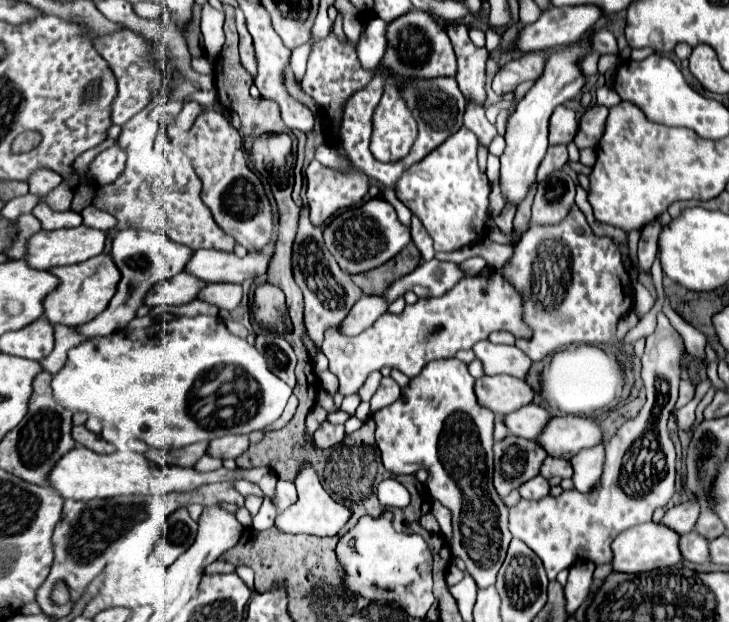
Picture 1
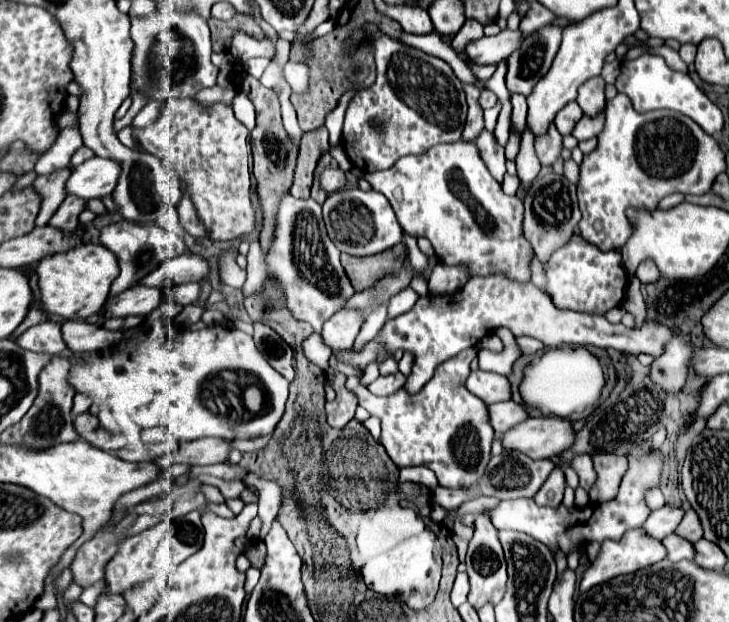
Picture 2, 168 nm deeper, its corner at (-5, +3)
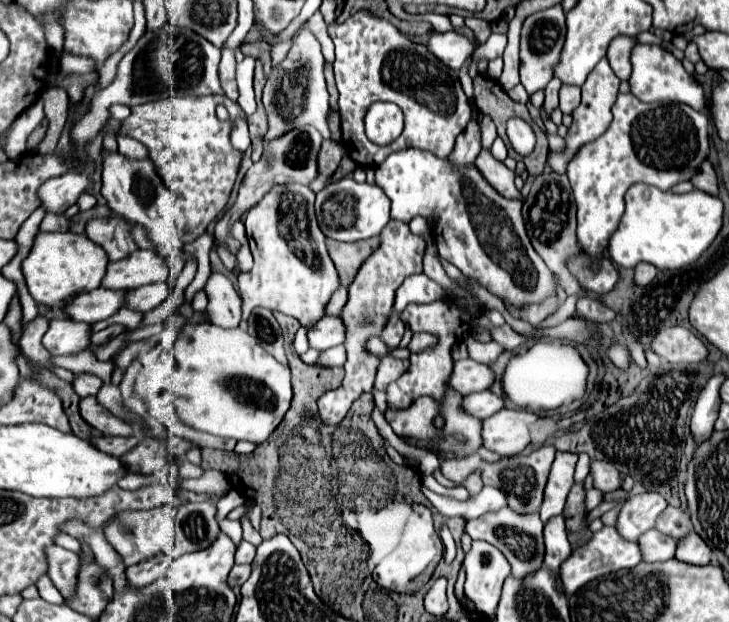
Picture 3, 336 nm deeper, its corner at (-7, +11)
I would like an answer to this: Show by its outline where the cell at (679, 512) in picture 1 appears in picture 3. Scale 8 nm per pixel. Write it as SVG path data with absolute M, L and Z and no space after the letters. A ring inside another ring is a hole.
M655 491L633 495L621 505L615 529L625 541L637 541L645 531L653 529L665 507L667 501Z

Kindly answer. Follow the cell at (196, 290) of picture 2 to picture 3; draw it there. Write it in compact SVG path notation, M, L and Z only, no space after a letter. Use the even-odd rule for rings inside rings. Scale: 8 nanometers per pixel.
M153 283L153 285L143 285L139 289L127 291L123 307L139 313L147 313L161 305L167 297L171 295L171 287L167 283Z

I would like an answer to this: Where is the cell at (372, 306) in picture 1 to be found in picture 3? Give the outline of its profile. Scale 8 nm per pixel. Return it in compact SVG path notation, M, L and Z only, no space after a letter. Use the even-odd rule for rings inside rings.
M325 315L323 319L317 321L317 325L313 325L307 331L307 339L309 339L309 347L317 349L317 351L325 351L335 345L341 345L345 339L343 321L339 317Z

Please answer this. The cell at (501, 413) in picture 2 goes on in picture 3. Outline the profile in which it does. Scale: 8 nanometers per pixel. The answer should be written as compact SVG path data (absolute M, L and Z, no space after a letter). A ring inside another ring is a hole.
M479 391L479 393L465 395L461 405L463 405L465 413L469 413L477 419L485 419L485 417L491 417L493 413L497 413L499 409L503 409L503 399L491 391Z

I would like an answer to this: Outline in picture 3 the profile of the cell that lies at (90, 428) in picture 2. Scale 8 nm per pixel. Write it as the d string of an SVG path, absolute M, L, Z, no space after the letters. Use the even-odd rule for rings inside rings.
M93 395L89 397L83 397L81 403L79 403L79 411L81 411L81 417L93 425L95 429L99 429L101 433L105 435L123 435L123 437L129 437L133 435L133 427L119 419L117 415L113 415L109 409L105 409L103 405L97 403L97 399Z

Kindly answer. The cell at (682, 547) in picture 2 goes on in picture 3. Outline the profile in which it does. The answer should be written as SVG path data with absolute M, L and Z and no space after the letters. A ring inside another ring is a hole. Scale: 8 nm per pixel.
M651 529L651 531L643 533L643 537L639 537L639 549L643 553L645 563L673 559L675 547L677 547L677 541L673 537L667 537L655 529Z

